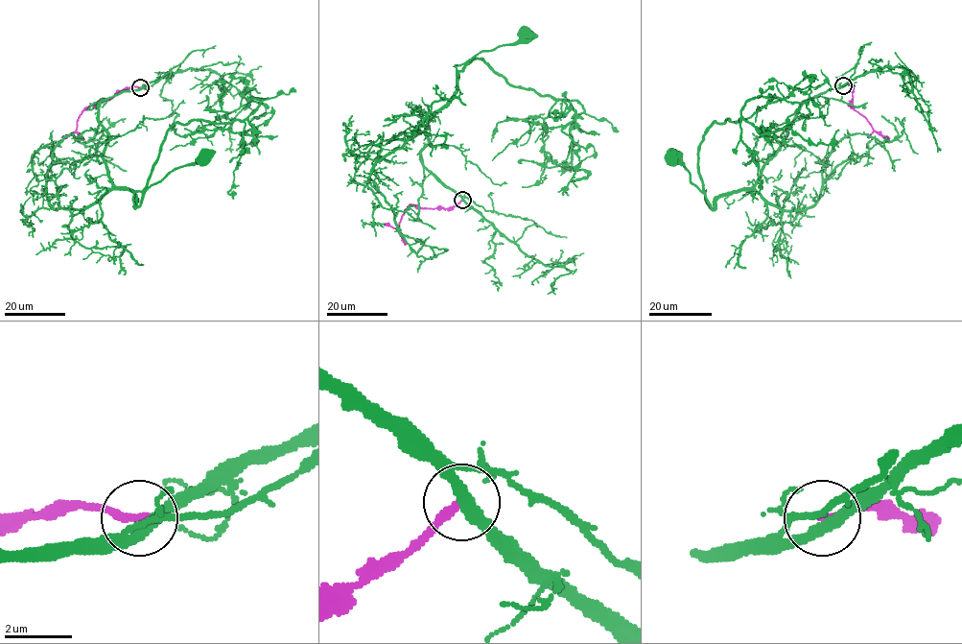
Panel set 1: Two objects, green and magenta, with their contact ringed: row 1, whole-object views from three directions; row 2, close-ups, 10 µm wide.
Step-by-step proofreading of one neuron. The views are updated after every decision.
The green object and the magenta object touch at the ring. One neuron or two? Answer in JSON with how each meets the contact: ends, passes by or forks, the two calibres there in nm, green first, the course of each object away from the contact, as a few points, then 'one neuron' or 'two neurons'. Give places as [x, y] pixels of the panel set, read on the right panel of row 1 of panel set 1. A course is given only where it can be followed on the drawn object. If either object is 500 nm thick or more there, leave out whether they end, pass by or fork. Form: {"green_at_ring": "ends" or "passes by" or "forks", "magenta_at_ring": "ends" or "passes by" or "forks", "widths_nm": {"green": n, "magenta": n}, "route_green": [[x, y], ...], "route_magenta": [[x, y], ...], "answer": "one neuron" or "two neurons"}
{"green_at_ring": "passes by", "magenta_at_ring": "ends", "widths_nm": {"green": 360, "magenta": 280}, "route_green": [[843, 85], [803, 104], [758, 182], [723, 194], [713, 209], [672, 156]], "route_magenta": [[843, 85], [852, 86], [850, 106], [873, 130], [890, 138]], "answer": "two neurons"}

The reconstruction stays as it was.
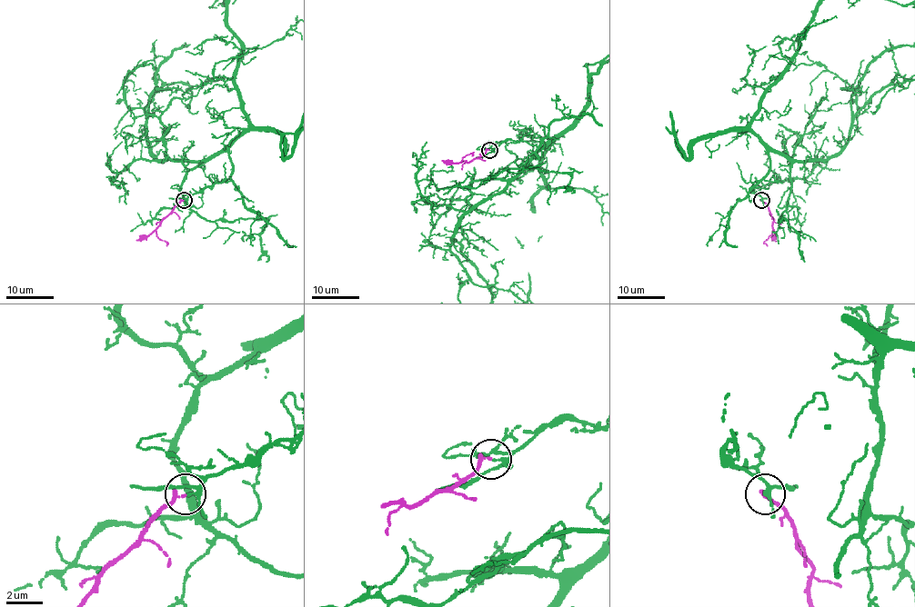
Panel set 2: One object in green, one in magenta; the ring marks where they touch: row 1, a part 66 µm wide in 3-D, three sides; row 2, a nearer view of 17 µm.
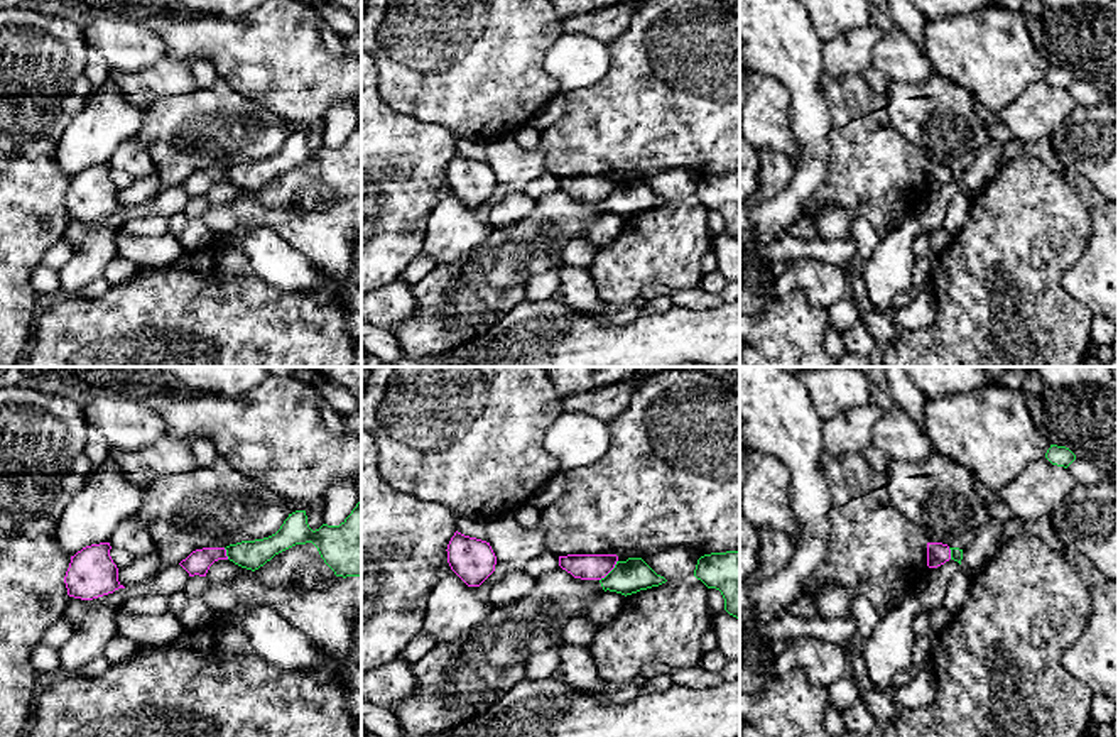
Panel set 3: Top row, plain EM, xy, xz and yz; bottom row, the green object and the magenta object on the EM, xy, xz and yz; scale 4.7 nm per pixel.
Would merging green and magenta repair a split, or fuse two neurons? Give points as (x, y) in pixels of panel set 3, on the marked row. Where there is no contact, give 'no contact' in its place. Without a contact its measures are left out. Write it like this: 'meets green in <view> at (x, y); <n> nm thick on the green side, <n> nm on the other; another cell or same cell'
meets green in xz at (612, 570); 160 nm thick on the green side, 130 nm on the other; another cell

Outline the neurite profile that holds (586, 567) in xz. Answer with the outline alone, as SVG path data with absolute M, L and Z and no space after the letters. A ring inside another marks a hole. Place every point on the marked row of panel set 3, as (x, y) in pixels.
M567 554L559 556L559 566L581 580L601 580L616 565L616 554Z

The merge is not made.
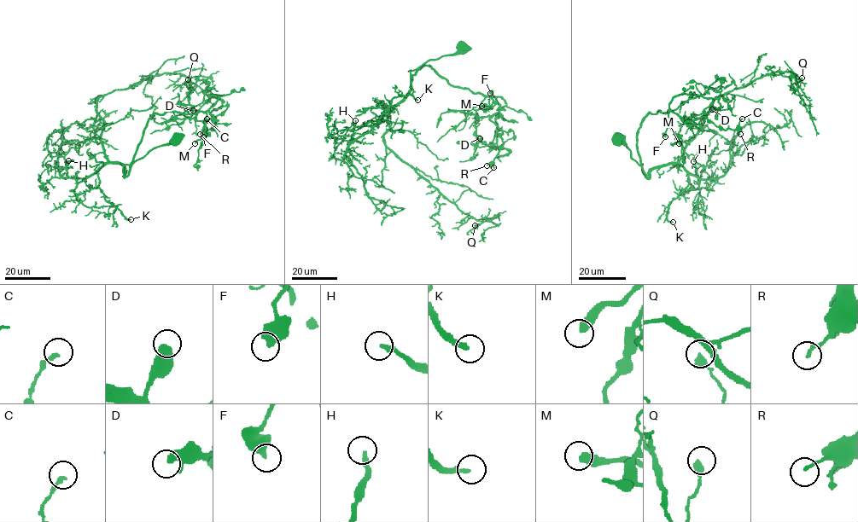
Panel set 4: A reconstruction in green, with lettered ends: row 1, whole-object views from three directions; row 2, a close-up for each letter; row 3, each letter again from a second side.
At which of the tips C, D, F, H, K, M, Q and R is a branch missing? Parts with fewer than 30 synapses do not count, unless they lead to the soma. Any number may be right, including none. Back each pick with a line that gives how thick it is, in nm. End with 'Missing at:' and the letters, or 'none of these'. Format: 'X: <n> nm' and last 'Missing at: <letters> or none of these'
K: 220 nm
M: 420 nm
Missing at: K, M

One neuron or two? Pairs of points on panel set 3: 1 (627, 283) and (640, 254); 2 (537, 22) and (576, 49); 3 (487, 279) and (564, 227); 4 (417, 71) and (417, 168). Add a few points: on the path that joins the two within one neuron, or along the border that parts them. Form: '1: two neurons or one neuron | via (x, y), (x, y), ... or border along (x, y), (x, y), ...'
1: one neuron | via (627, 276), (627, 267), (634, 261)
2: two neurons | border along (563, 32), (544, 61), (544, 70), (551, 76)
3: one neuron | via (505, 261), (512, 254), (531, 247), (546, 232)
4: two neurons | border along (382, 98), (399, 112), (441, 124), (453, 136)

